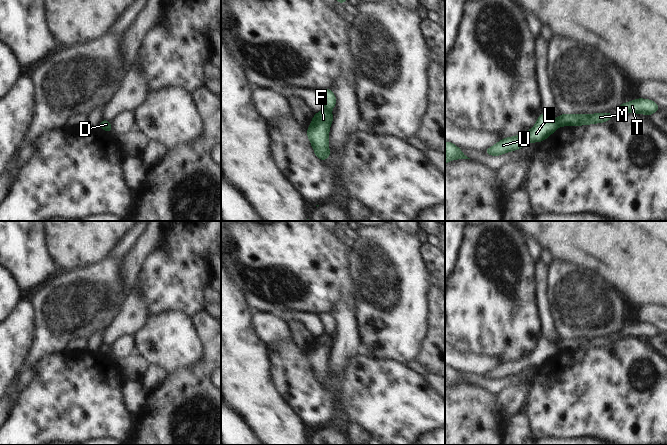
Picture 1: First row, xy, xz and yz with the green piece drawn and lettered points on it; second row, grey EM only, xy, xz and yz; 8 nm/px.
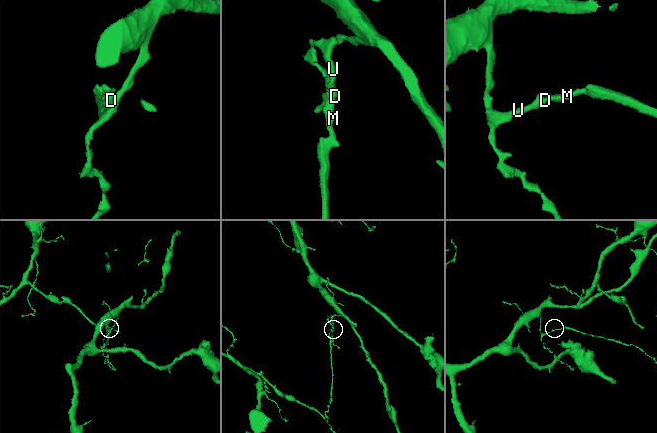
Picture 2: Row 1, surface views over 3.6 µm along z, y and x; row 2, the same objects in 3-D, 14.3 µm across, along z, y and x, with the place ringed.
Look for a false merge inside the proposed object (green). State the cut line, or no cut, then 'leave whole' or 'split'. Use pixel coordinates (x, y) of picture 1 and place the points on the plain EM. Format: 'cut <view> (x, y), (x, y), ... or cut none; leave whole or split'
cut yz (556, 344), (560, 349); split

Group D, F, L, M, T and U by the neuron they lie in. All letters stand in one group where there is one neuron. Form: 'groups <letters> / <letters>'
groups D L U / F M T

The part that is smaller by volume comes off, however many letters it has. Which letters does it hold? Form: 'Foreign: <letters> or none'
Foreign: F, M, T

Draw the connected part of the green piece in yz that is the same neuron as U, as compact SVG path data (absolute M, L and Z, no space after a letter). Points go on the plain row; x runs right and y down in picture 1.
M542 336L536 348L528 356L524 356L518 360L503 362L494 370L486 373L484 377L499 380L510 375L518 374L530 366L542 366L557 354L559 350L556 343Z

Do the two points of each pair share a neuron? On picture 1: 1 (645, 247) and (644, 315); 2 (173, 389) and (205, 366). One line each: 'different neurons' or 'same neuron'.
1: different neurons
2: same neuron

